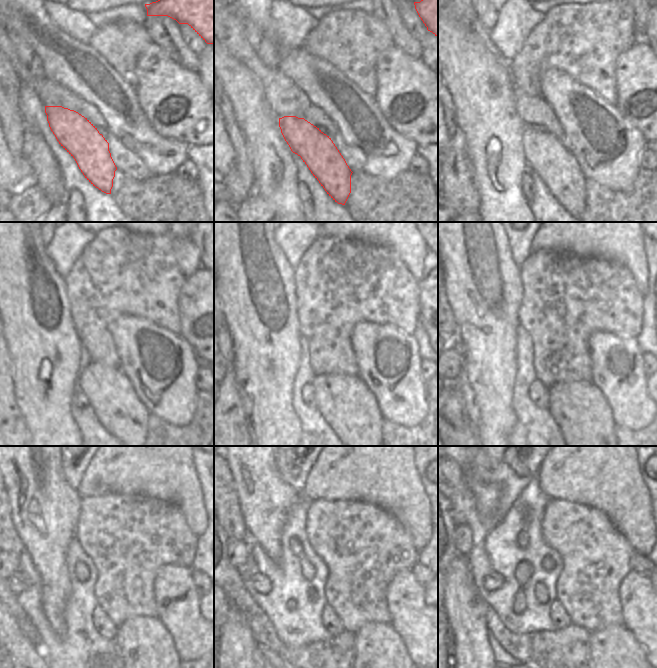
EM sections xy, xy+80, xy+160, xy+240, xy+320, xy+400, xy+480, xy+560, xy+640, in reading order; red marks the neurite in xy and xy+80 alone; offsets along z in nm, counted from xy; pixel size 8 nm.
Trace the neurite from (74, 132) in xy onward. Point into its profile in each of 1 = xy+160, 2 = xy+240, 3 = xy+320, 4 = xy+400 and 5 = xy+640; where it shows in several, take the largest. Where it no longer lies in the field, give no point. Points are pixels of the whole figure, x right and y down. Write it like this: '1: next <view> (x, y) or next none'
1: next xy+160 (551, 159)
2: next xy+240 (110, 393)
3: next xy+320 (345, 402)
4: next xy+400 (580, 409)
5: next xy+640 (614, 649)

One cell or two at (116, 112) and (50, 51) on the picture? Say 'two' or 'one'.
one

